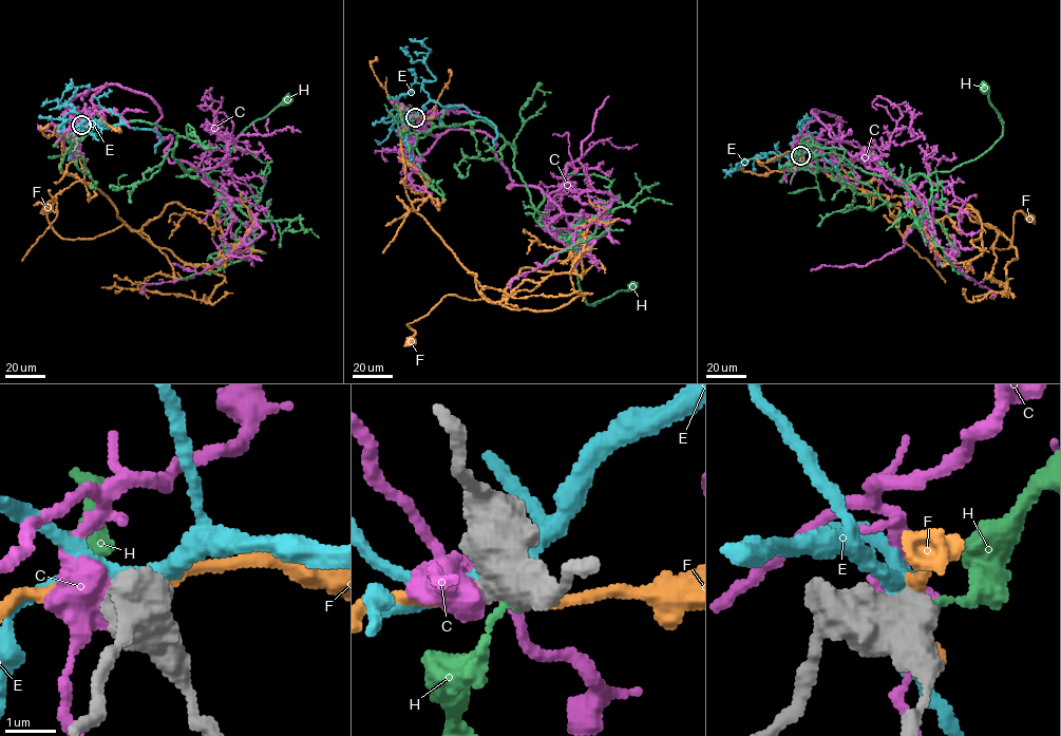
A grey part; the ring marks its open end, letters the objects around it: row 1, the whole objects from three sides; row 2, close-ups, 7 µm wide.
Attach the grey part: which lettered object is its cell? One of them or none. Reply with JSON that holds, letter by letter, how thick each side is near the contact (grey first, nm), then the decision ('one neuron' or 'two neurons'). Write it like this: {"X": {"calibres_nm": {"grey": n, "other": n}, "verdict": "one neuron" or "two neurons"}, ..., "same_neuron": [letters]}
{"C": {"calibres_nm": {"grey": 750, "other": 550}, "verdict": "two neurons"}, "E": {"calibres_nm": {"grey": 850, "other": 340}, "verdict": "two neurons"}, "F": {"calibres_nm": {"grey": 750, "other": 280}, "verdict": "two neurons"}, "H": {"calibres_nm": {"grey": 800, "other": 140}, "verdict": "two neurons"}, "same_neuron": []}

